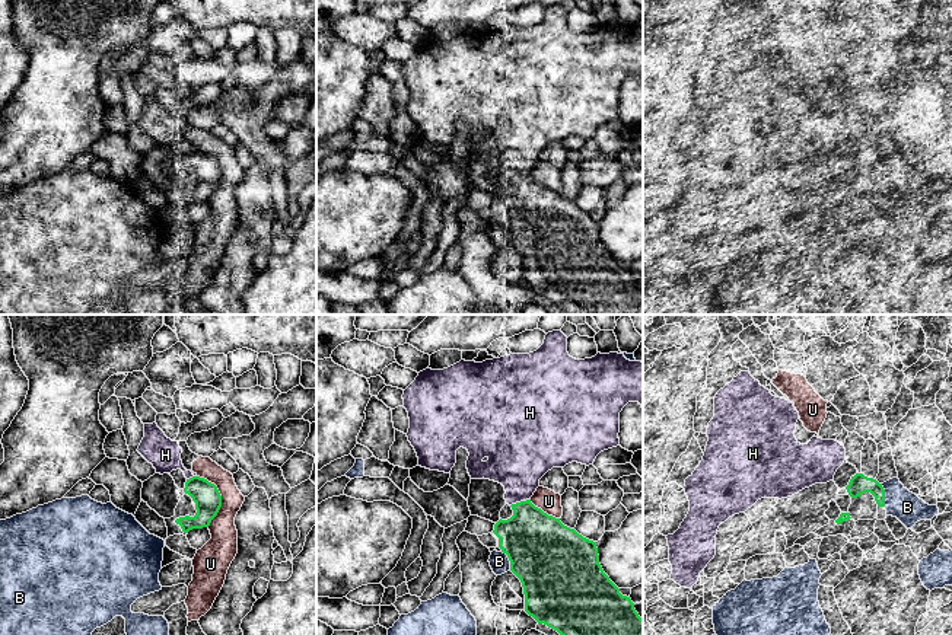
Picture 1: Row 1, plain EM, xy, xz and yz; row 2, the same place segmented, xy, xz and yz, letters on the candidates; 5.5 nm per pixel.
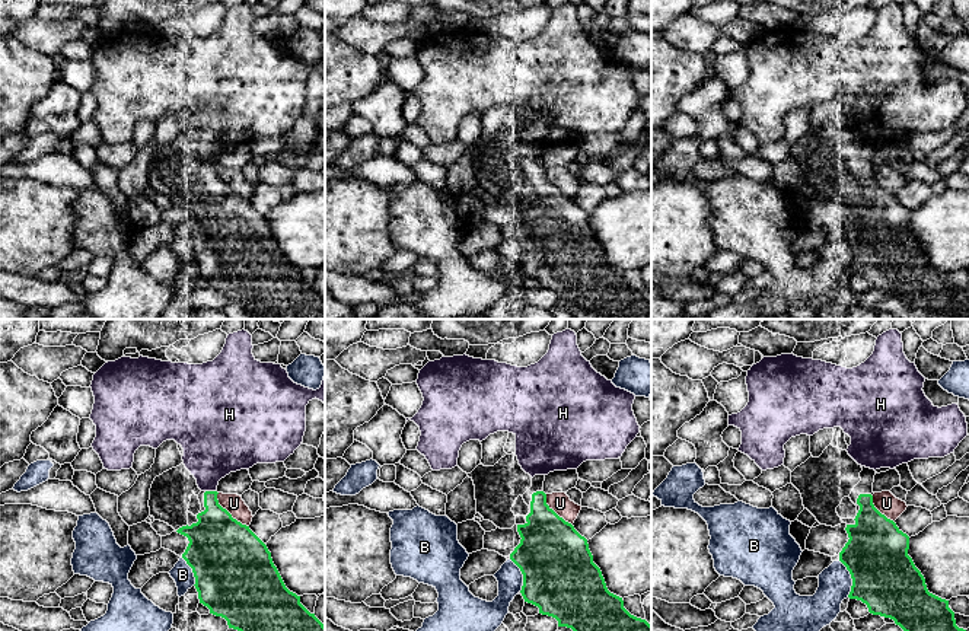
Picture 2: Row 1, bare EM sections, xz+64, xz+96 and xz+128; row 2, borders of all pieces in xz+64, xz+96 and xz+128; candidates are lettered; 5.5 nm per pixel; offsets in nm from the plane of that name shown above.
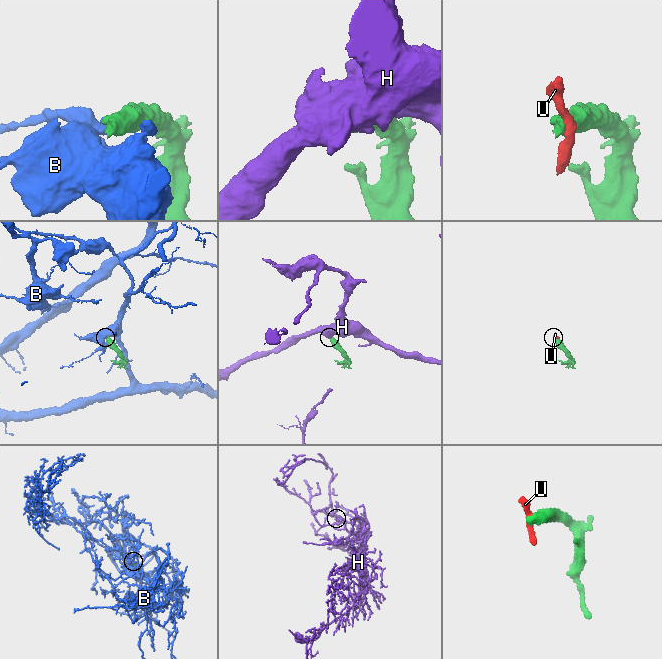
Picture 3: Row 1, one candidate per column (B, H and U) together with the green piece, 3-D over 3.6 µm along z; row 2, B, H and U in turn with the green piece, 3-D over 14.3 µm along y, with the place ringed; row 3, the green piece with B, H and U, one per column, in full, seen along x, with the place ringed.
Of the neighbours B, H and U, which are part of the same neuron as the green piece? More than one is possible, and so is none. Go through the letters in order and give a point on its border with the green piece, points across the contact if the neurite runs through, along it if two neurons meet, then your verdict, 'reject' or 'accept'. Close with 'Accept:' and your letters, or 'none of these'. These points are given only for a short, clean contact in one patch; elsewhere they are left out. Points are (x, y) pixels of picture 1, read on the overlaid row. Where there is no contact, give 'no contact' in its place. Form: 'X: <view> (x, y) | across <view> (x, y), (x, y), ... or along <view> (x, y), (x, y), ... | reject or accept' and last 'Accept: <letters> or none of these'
B: yz (884, 495) | reject
H: xz (521, 501) | reject
U: xy (220, 497) | along xy (197, 475), (210, 481), (220, 495), (220, 509), (207, 526) | reject
Accept: none of these

